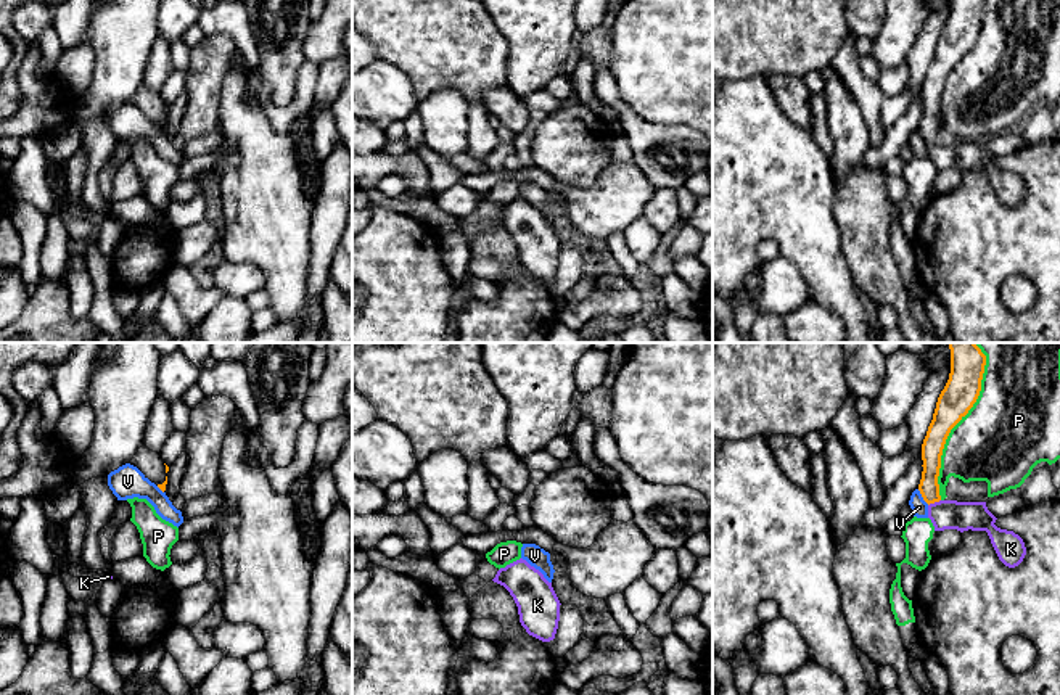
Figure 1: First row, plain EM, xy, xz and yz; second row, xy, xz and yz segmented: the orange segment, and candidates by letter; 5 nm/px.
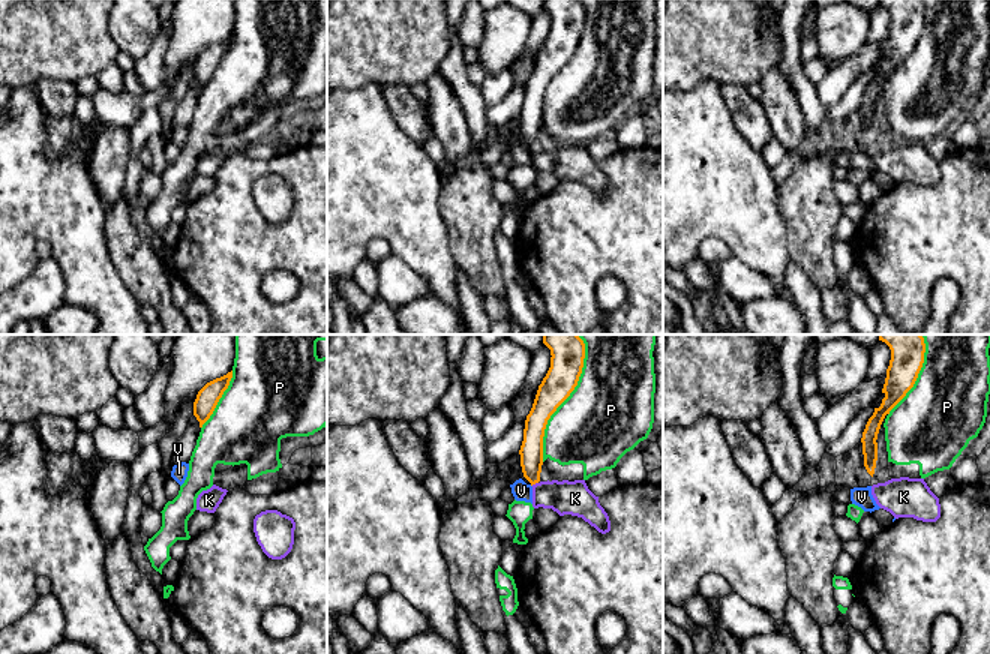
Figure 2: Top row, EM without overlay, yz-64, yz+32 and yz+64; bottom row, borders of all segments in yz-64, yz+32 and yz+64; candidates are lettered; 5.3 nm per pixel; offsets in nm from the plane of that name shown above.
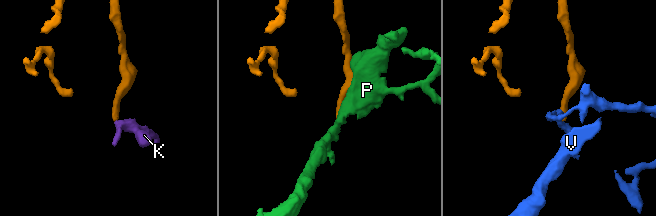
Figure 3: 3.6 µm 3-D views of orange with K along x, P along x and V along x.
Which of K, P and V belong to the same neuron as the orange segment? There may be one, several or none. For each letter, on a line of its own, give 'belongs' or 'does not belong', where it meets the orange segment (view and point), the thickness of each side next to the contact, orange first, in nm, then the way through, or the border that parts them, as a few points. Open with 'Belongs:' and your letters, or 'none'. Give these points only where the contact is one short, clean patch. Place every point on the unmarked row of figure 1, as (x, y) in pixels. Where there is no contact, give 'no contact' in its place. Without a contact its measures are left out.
Belongs: K
K: belongs; contact yz (933, 142); calibres 100 and 140 nm; way yz (932, 92), (933, 142), (946, 153)
P: does not belong; contact yz (951, 68); calibres 170 and 420 nm
V: does not belong; contact yz (922, 135); calibres 110 and 80 nm

